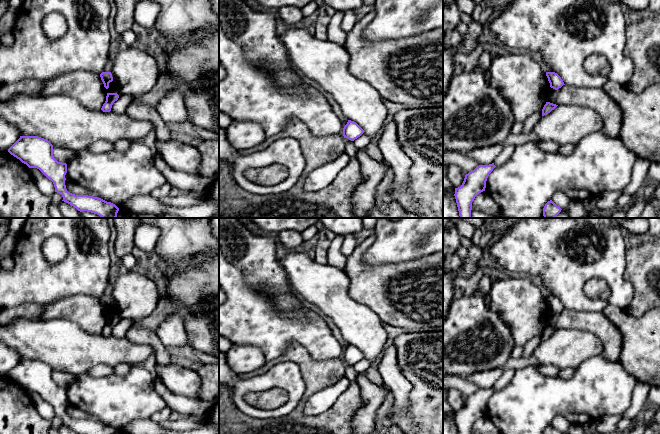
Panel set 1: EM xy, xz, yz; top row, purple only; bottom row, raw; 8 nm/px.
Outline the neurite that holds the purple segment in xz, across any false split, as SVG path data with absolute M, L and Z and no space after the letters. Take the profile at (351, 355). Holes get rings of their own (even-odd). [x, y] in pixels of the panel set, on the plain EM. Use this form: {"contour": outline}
{"contour": "M348 344L343 352L343 360L354 365L364 357L364 354L354 345Z"}

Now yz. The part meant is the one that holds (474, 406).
{"contour": "M494 387L479 389L465 399L462 409L455 412L458 434L472 434L472 426L479 417L485 415L487 402L495 391Z"}

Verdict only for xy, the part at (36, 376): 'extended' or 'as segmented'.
as segmented

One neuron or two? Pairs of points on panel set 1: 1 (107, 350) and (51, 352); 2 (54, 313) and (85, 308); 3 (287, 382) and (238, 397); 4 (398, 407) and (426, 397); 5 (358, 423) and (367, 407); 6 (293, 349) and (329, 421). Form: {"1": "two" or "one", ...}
{"1": "one", "2": "one", "3": "one", "4": "two", "5": "one", "6": "one"}

